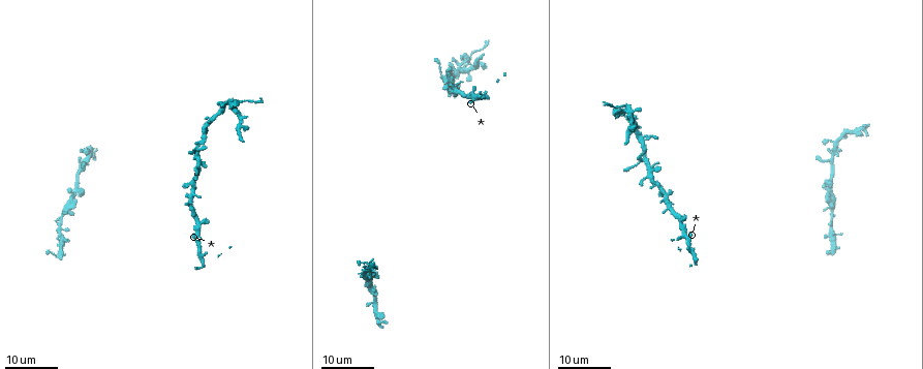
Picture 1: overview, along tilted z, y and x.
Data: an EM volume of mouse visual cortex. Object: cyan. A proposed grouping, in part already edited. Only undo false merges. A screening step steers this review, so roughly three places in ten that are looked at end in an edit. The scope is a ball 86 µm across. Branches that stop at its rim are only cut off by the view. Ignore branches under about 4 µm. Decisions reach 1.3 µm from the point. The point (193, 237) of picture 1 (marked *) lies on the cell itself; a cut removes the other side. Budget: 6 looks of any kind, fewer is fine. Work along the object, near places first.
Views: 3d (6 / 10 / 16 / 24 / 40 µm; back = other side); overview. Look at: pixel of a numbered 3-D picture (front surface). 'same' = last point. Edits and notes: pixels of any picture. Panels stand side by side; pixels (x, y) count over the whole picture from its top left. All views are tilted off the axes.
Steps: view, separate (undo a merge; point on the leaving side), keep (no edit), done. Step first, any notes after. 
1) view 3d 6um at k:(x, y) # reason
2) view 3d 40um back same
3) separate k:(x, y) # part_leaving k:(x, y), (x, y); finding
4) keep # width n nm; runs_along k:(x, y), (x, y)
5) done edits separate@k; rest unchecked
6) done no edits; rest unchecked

view 3d 24um at 1:(687, 239) # a fork

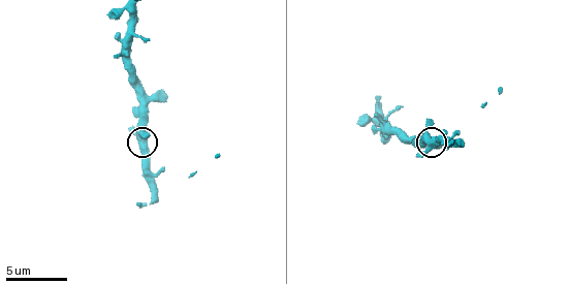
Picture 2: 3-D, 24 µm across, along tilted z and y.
view 3d 10um at 2:(143, 139)

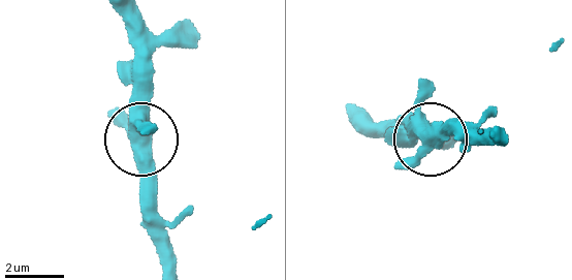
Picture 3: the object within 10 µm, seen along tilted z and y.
keep # runs_along 3:(406, 168), (449, 118); all the same cell

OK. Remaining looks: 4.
view 3d 24um at 1:(643, 159) # thin arm on a thick one

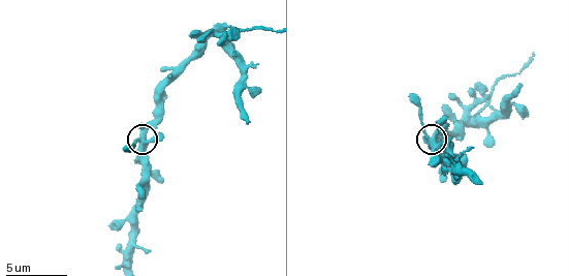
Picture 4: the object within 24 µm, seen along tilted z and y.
view 3d 10um at 4:(141, 138)

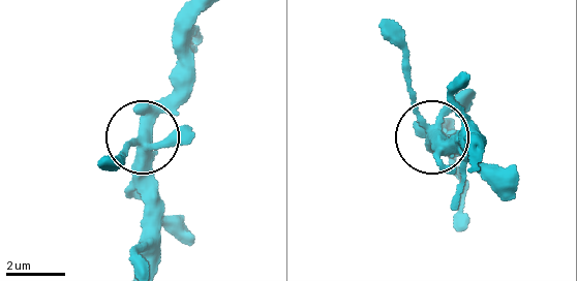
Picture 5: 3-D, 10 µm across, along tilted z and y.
keep # width 320 nm; runs_along 5:(468, 151), (456, 142), (444, 153), (405, 81); continuous, no second cell

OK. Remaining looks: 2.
view 3d 10um at 4:(473, 122) # three arms meet

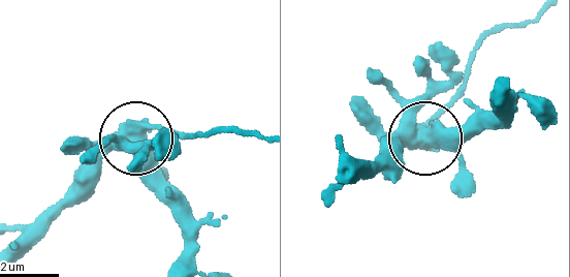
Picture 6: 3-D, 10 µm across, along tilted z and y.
view 3d 10um back at 6:(139, 135)

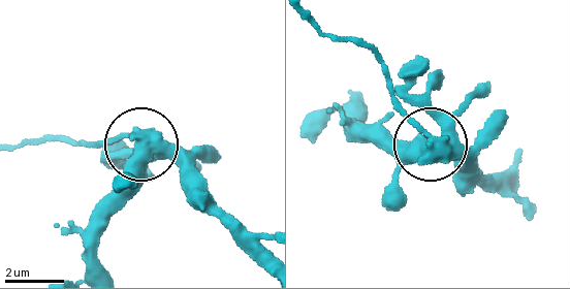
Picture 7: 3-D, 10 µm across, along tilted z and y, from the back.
separate 7:(409, 145) # width 460 nm; part_leaving 7:(154, 146), (144, 180), (98, 239), (98, 267); a second cell is stuck on

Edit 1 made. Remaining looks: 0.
done edits separate@7; rest unchecked

